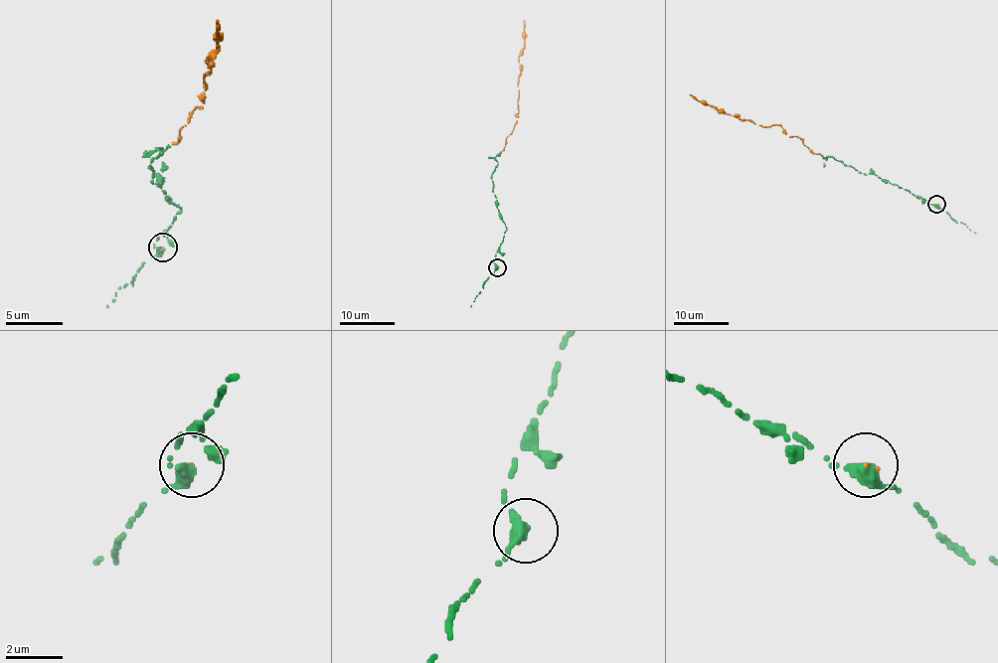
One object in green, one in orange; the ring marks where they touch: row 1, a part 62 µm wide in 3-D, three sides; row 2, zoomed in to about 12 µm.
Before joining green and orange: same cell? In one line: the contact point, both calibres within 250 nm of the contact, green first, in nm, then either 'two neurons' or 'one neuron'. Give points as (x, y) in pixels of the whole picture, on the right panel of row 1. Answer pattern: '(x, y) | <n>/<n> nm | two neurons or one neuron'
(936, 204) | 360/70 nm | one neuron

